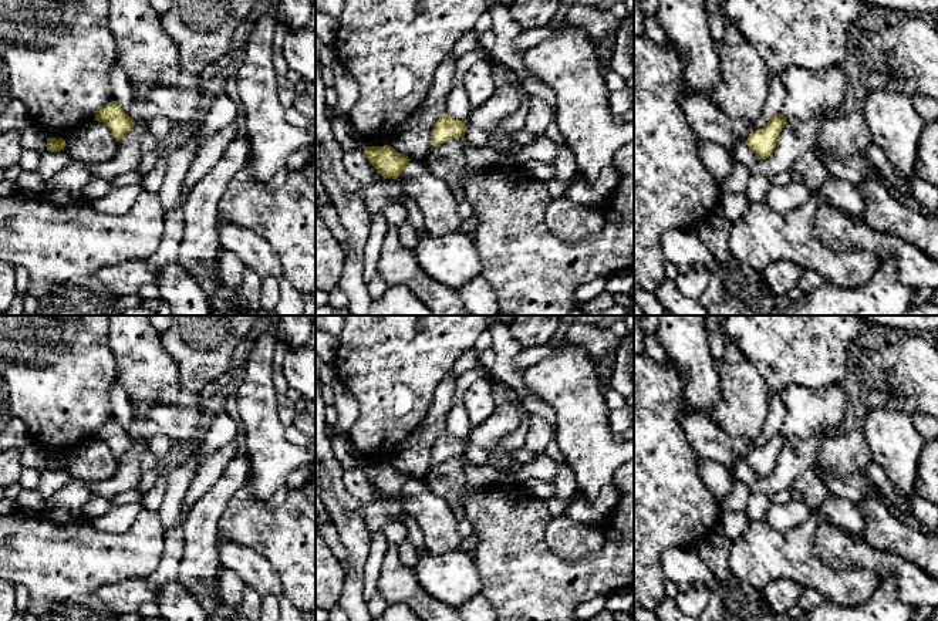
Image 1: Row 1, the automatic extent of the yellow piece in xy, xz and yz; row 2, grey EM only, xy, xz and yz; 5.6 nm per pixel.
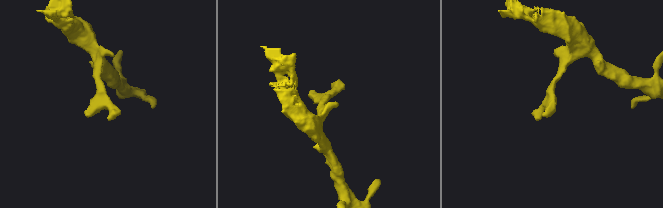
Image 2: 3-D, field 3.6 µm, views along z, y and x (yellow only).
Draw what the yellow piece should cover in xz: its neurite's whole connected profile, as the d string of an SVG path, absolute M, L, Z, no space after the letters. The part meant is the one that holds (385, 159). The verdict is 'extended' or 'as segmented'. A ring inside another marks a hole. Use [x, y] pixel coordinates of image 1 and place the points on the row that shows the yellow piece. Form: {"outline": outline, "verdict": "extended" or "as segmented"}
{"outline": "M364 146L368 161L384 178L397 179L409 162L409 158L398 153L392 146Z", "verdict": "as segmented"}

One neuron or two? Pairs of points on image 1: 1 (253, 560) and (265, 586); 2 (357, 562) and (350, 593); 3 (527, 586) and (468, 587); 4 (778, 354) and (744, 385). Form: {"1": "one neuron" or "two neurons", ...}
{"1": "one neuron", "2": "one neuron", "3": "two neurons", "4": "two neurons"}

